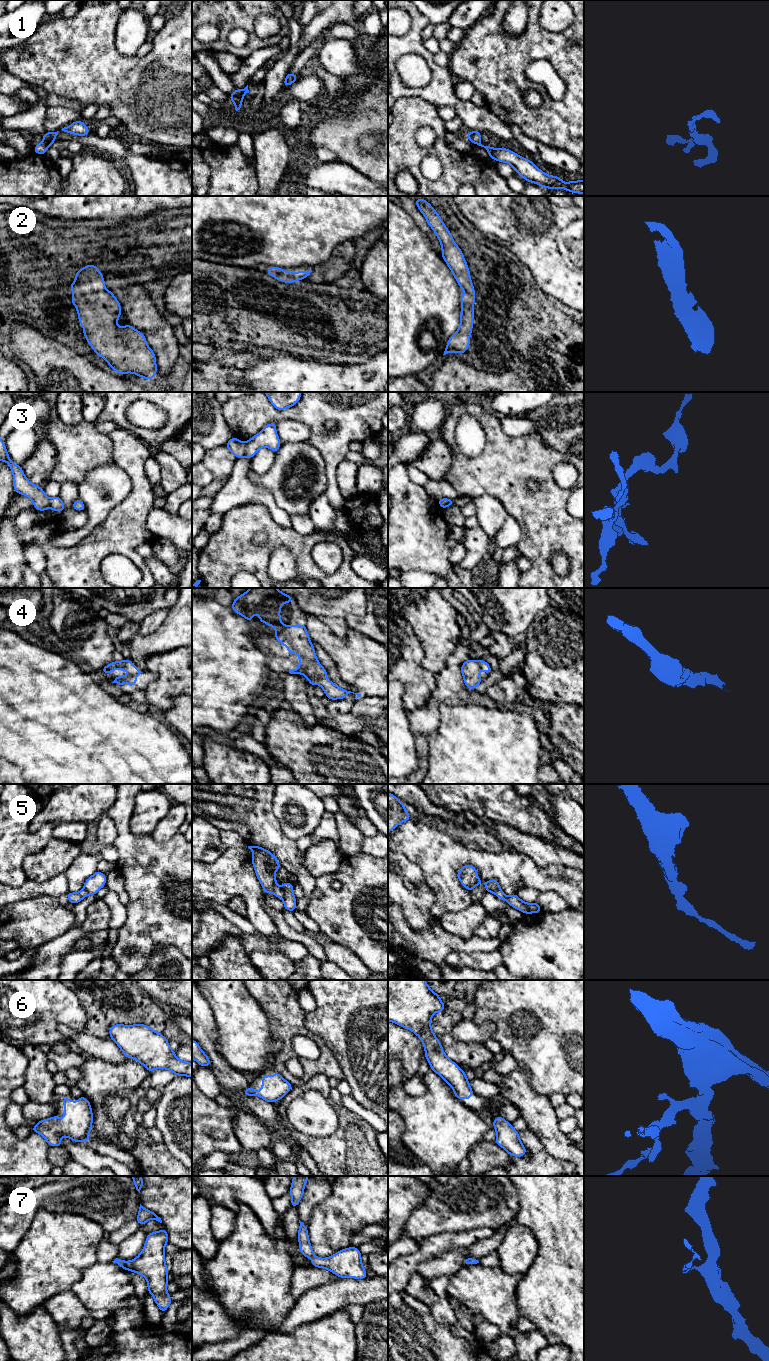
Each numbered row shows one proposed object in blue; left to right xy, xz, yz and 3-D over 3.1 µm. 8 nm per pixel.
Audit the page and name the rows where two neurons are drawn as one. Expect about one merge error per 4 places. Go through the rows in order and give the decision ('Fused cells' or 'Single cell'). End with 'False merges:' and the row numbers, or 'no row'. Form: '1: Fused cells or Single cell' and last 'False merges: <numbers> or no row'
1: Fused cells
2: Single cell
3: Fused cells
4: Single cell
5: Single cell
6: Single cell
7: Single cell
False merges: 1, 3

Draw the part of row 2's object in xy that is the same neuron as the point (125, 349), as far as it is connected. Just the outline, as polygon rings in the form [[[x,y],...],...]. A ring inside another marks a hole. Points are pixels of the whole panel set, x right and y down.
[[[86,265],[75,274],[75,282],[69,285],[74,293],[71,302],[75,305],[84,336],[94,352],[104,358],[119,374],[133,373],[143,379],[151,379],[157,373],[156,356],[147,345],[144,334],[129,324],[123,328],[116,322],[121,316],[121,306],[112,291],[105,289],[103,274],[96,265]]]

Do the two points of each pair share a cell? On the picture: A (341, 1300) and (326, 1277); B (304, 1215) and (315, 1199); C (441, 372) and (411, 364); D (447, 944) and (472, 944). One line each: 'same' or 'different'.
A: different
B: same
C: different
D: same

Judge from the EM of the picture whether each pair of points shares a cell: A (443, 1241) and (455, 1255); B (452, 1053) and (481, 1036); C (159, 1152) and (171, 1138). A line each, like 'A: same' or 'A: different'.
A: different
B: different
C: different

